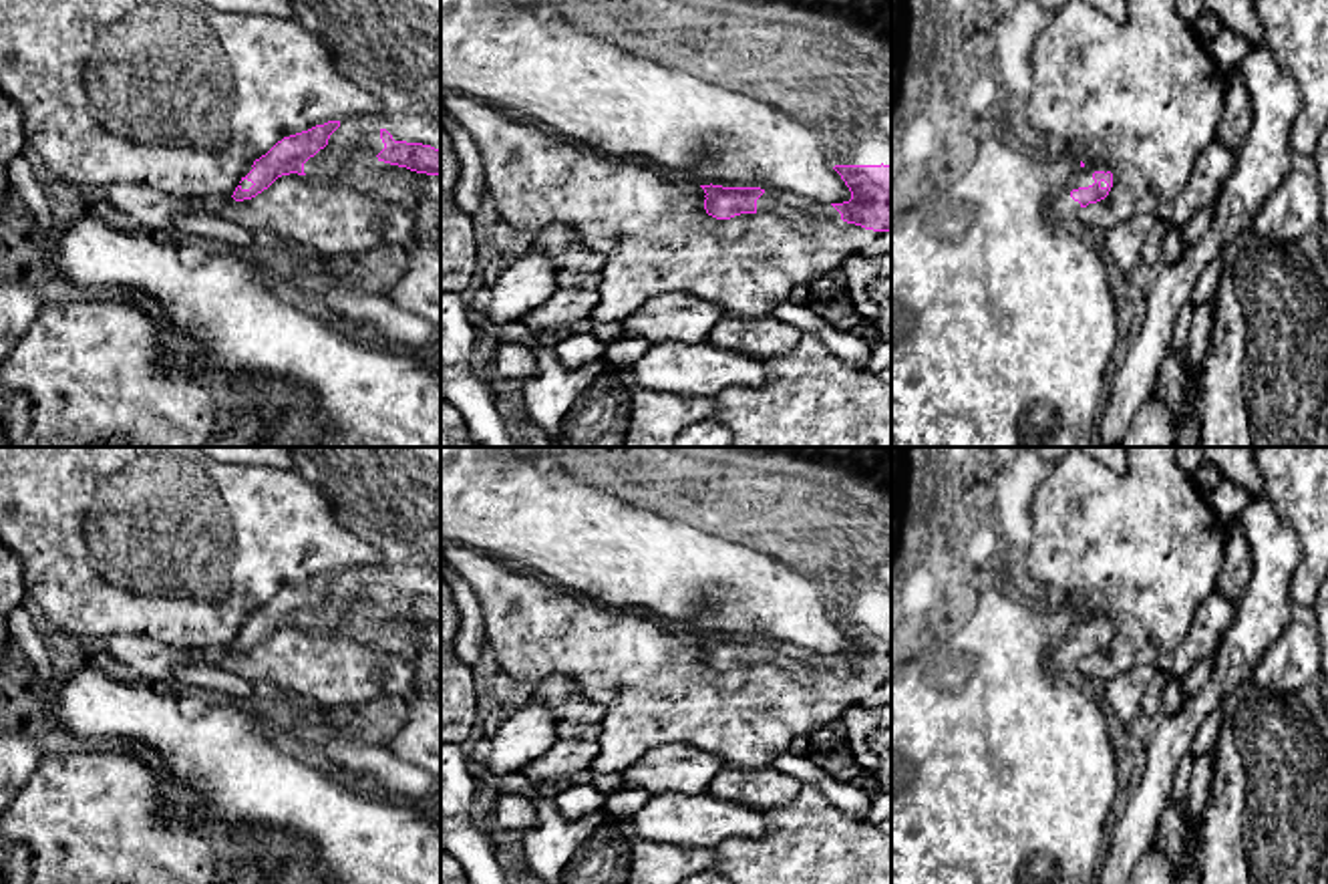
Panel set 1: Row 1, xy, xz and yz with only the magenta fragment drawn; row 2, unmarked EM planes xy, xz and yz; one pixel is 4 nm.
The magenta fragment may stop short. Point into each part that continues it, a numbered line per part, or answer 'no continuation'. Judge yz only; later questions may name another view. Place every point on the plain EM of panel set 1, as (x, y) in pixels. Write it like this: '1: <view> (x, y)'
1: yz (1065, 661)

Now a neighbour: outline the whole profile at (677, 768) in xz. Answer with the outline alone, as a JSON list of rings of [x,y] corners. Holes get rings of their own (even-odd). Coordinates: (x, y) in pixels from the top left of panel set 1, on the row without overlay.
[[[658,745],[624,771],[626,789],[662,793],[702,793],[724,761],[690,745]]]

